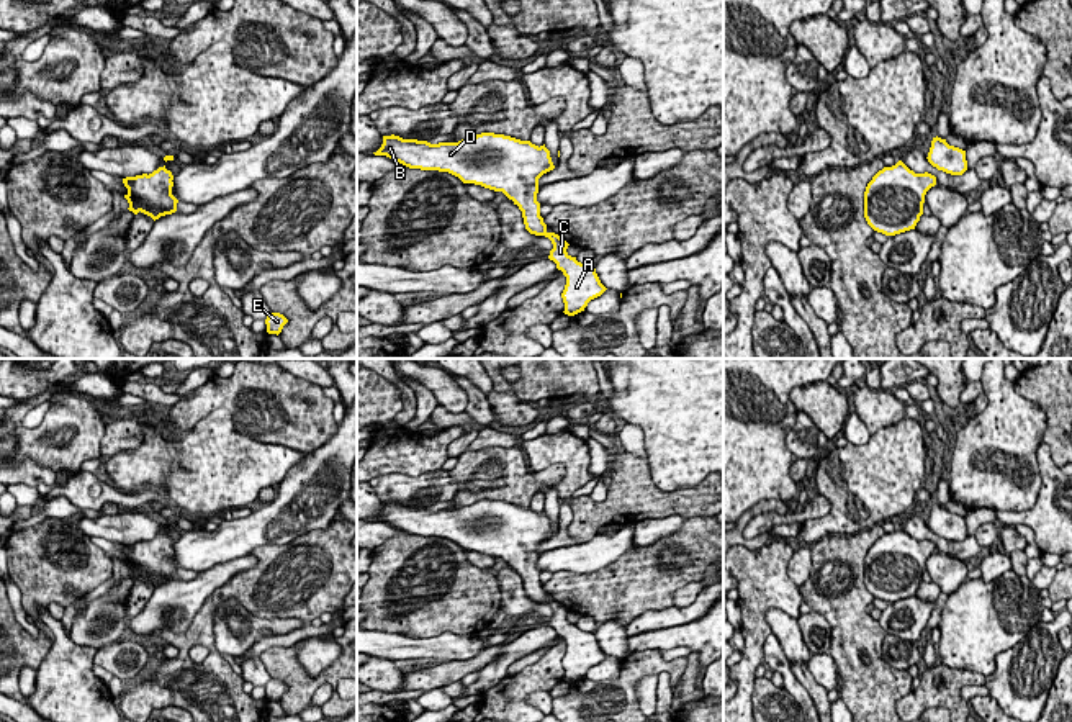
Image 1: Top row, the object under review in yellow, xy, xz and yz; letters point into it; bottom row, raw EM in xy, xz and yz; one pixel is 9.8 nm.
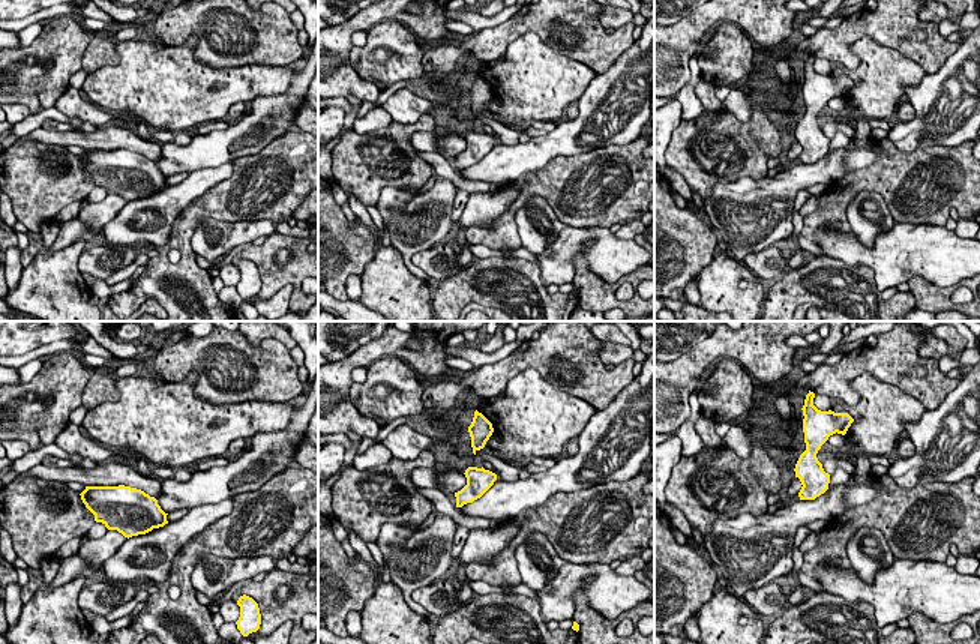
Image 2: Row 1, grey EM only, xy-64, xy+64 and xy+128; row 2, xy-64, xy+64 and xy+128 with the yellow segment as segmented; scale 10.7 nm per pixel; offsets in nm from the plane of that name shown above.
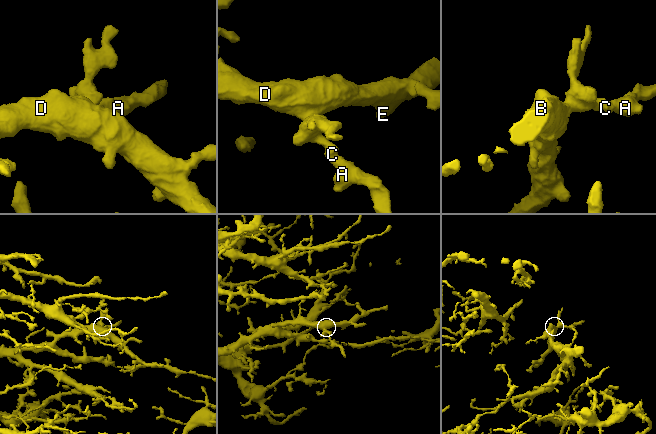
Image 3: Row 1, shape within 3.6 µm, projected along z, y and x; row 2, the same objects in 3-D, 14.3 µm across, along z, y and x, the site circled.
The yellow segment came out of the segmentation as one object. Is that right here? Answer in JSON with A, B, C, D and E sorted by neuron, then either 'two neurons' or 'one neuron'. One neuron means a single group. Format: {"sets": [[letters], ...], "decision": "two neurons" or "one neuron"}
{"sets": [["A", "B", "C", "D", "E"]], "decision": "one neuron"}

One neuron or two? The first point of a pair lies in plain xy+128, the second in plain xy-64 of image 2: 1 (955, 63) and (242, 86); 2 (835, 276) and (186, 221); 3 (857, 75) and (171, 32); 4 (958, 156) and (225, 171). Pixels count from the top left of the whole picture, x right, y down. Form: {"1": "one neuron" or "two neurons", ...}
{"1": "two neurons", "2": "one neuron", "3": "two neurons", "4": "two neurons"}

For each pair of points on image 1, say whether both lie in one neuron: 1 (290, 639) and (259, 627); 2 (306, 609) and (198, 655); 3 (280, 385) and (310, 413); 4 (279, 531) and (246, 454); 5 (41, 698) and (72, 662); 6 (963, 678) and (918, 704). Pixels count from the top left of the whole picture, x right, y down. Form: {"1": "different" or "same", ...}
{"1": "different", "2": "different", "3": "same", "4": "different", "5": "same", "6": "same"}

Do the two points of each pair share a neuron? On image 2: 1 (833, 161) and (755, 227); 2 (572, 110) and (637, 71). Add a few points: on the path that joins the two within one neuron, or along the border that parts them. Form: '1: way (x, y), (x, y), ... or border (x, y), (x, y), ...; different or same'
1: way (812, 173), (802, 176), (772, 206); same
2: border (577, 101), (578, 114), (566, 120); different

